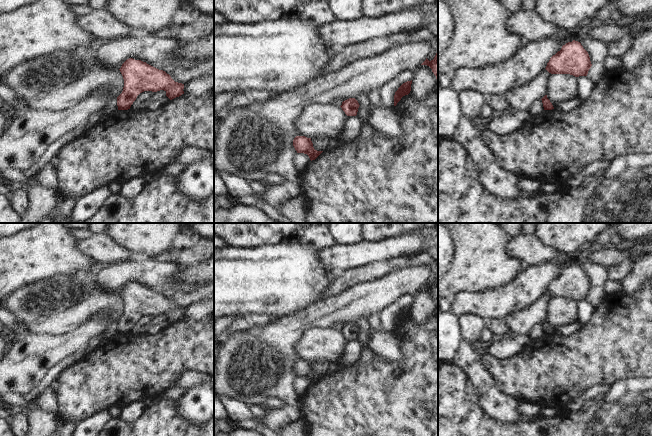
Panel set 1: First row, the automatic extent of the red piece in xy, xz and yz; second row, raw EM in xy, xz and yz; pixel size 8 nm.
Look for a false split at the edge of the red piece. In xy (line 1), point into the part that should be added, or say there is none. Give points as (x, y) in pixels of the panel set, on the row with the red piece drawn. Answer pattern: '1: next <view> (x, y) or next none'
1: next none

